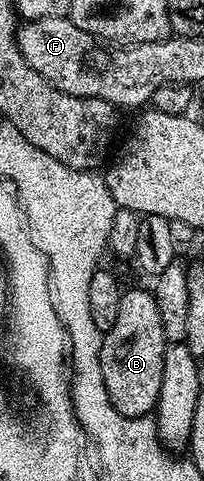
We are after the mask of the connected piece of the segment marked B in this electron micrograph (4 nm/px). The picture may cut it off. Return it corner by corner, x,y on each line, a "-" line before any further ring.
125,289
120,296
114,328
104,334
100,353
102,380
108,399
124,418
143,418
155,411
162,386
165,349
155,297
149,291
147,294
144,290

